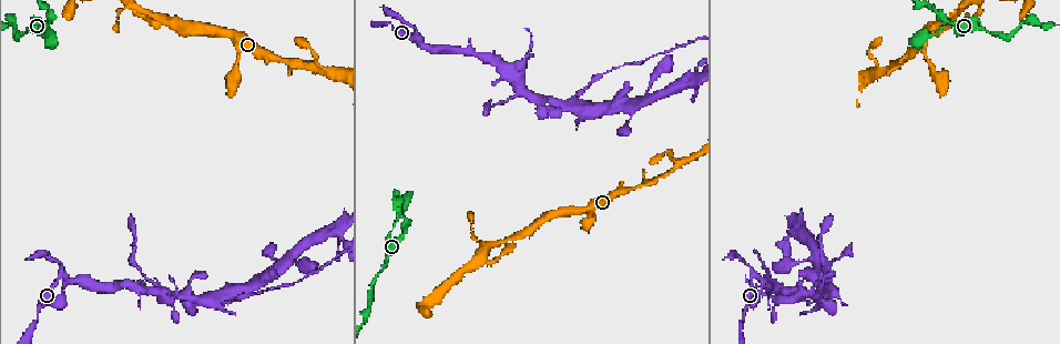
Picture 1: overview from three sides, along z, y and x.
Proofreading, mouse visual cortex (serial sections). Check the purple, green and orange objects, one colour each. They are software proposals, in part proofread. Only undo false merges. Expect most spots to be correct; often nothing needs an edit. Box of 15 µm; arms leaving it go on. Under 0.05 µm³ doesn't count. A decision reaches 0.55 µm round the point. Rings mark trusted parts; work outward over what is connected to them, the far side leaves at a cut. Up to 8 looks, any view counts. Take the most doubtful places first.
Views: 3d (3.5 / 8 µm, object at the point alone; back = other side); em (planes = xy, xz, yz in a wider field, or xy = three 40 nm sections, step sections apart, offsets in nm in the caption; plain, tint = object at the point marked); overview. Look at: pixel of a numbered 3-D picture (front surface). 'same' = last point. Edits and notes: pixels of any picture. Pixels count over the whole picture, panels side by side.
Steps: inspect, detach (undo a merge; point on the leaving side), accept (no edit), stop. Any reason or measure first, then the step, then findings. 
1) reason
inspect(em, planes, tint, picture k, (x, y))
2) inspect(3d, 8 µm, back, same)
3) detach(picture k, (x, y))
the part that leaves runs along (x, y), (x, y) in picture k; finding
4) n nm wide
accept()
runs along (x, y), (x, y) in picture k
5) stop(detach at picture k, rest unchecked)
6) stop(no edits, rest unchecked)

a narrow waist
inspect(3d, 8 µm, back, picture 1, (751, 275))

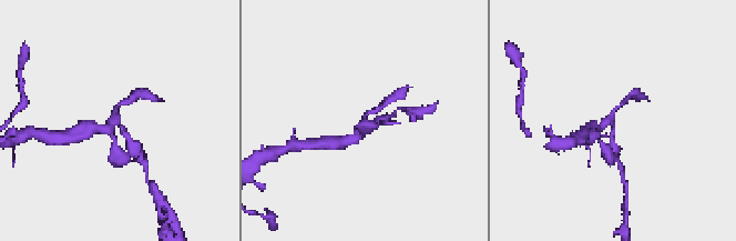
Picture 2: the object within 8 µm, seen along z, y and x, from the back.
inspect(3d, 3.5 µm, picture 2, (117, 119))

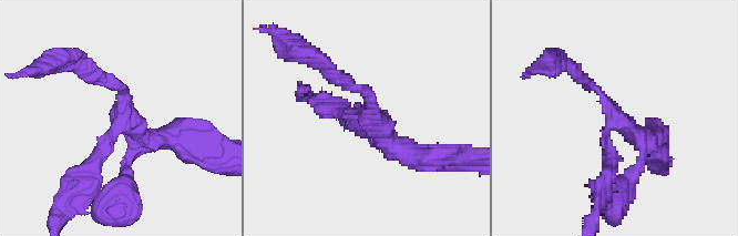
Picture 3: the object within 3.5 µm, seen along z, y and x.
3 arms; arms of 150, 250, 300 nm; shape alone is not enough
inspect(em, xy, step 5, tint, picture 3, (371, 118))

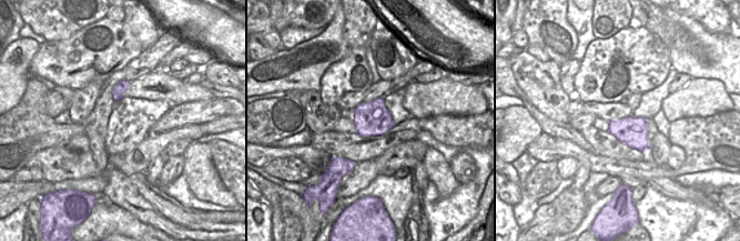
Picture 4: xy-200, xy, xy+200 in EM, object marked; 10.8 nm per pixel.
accept()
continuous, no second cell

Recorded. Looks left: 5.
three arms meet
inspect(3d, 8 µm, picture 1, (791, 300))

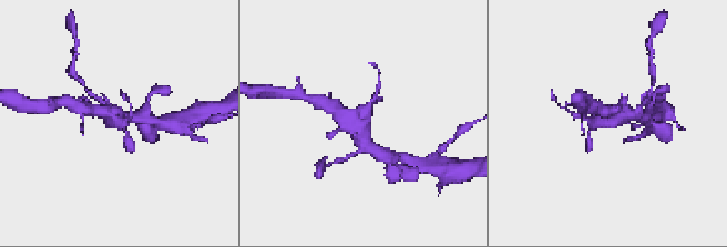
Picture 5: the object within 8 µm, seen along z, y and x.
need the tissue
inspect(em, xy, step 5, tint, picture 5, (114, 122))

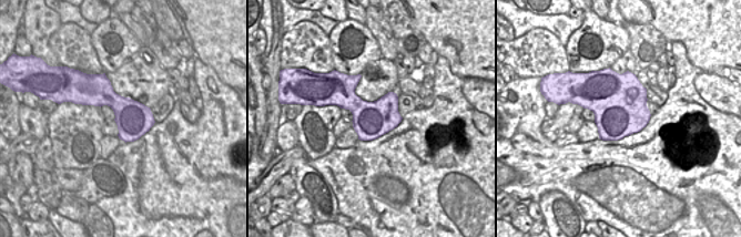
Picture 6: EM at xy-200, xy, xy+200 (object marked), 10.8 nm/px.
accept()
runs along (333, 110), (377, 153) in picture 5; continuous, no second cell

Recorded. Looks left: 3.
three arms meet
inspect(3d, 3.5 µm, picture 1, (215, 304))

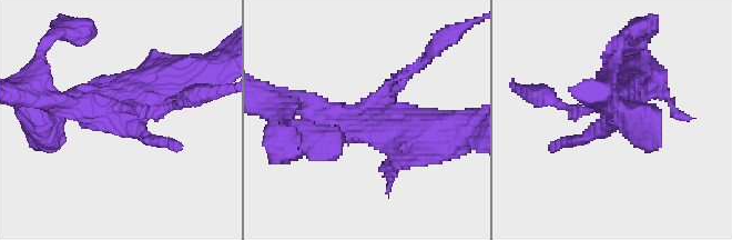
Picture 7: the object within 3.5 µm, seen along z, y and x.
inspect(em, xy, step 5, plain, picture 7, (370, 117))

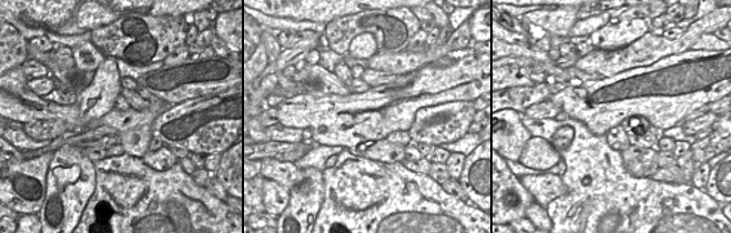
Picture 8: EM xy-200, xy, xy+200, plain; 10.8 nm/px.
inspect(em, xy, step 5, tint, same)

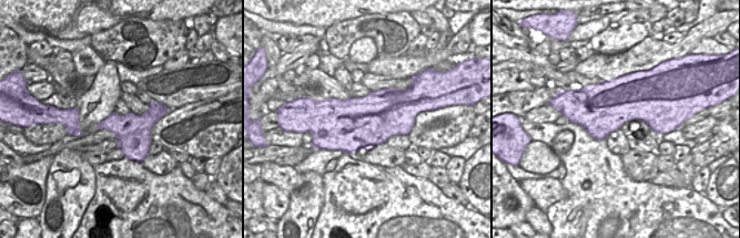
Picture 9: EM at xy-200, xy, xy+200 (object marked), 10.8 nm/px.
accept()
runs along (304, 106), (362, 126), (416, 69) in picture 7; continuous, no second cell

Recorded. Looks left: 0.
stop(no edits, rest unchecked)

